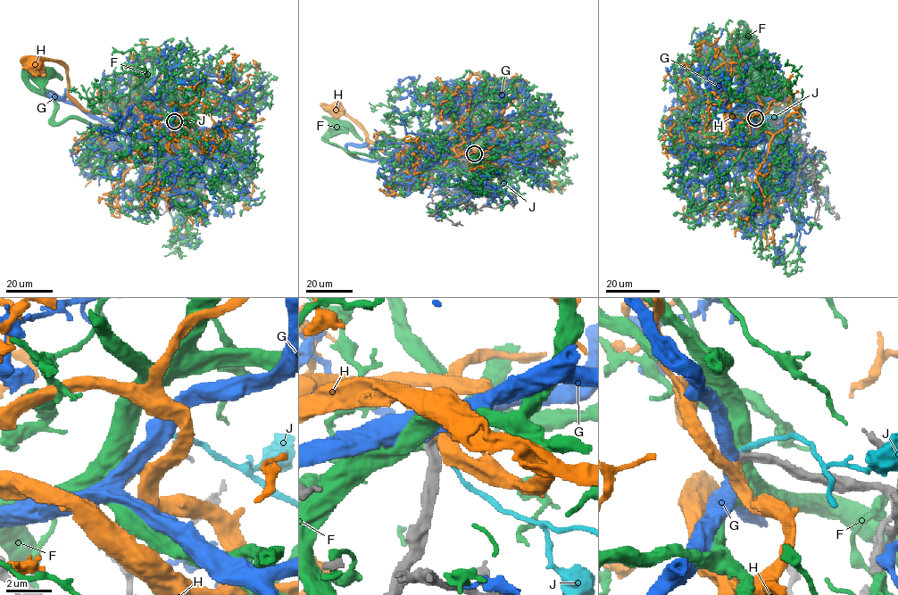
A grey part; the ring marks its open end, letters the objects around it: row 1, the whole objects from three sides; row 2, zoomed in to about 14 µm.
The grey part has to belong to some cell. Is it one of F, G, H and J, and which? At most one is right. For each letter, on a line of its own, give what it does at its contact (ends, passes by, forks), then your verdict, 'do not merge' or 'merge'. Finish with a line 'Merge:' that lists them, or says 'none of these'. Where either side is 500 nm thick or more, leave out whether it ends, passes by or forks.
F: do not merge
G: do not merge
H: it ends; merge
J: it ends; do not merge
Merge: H

